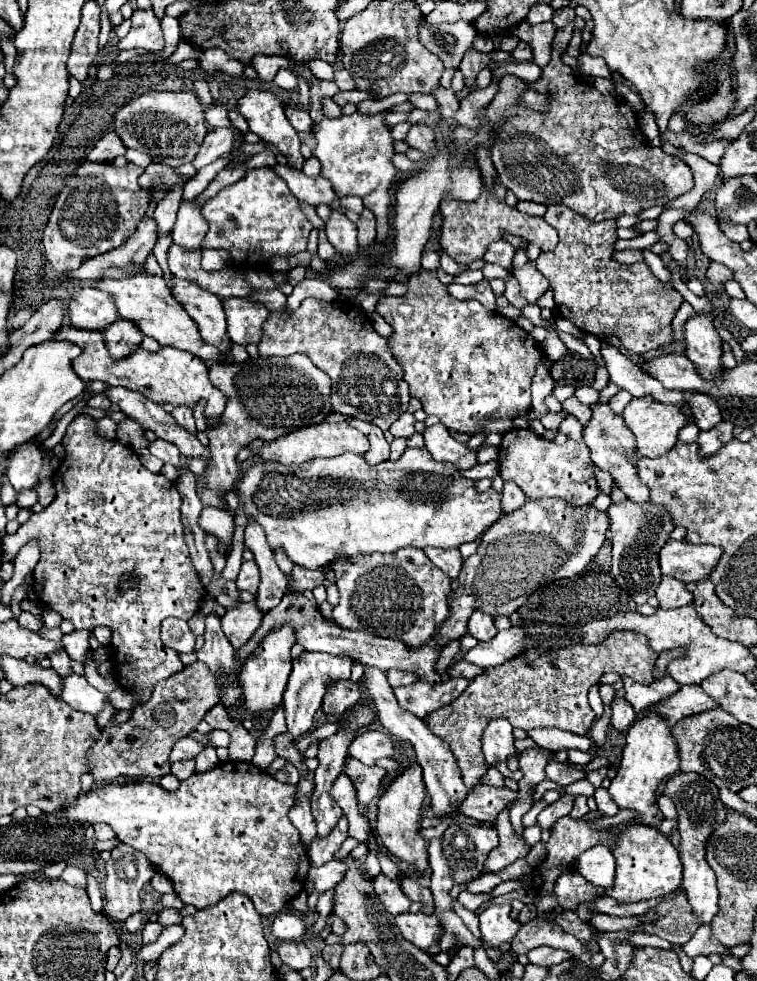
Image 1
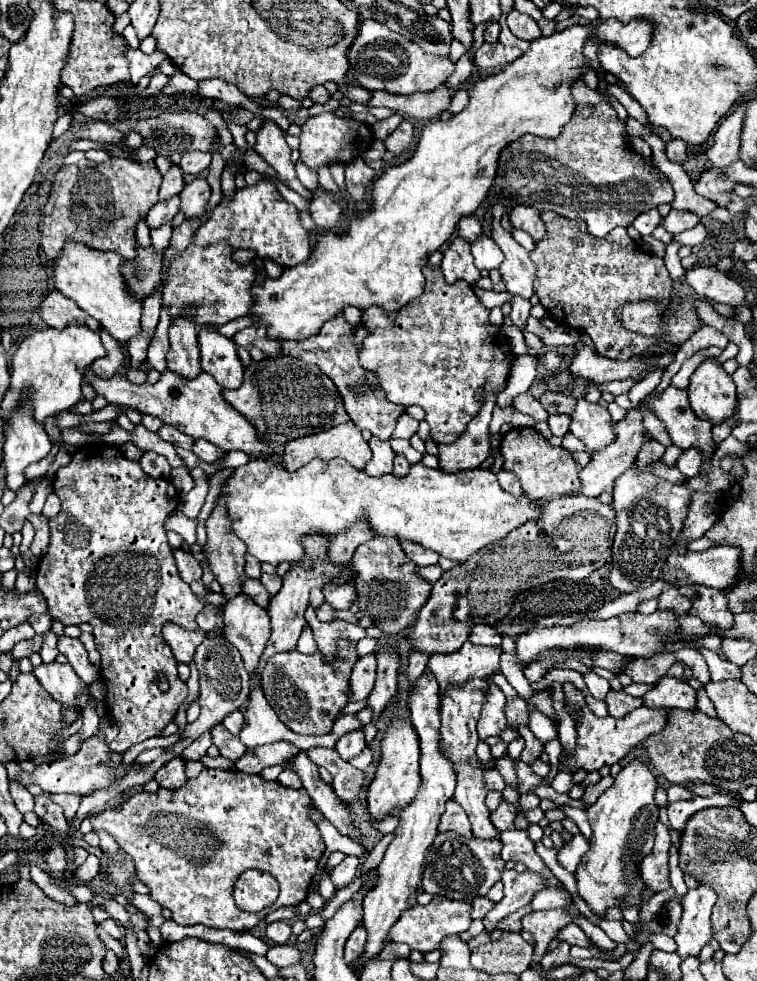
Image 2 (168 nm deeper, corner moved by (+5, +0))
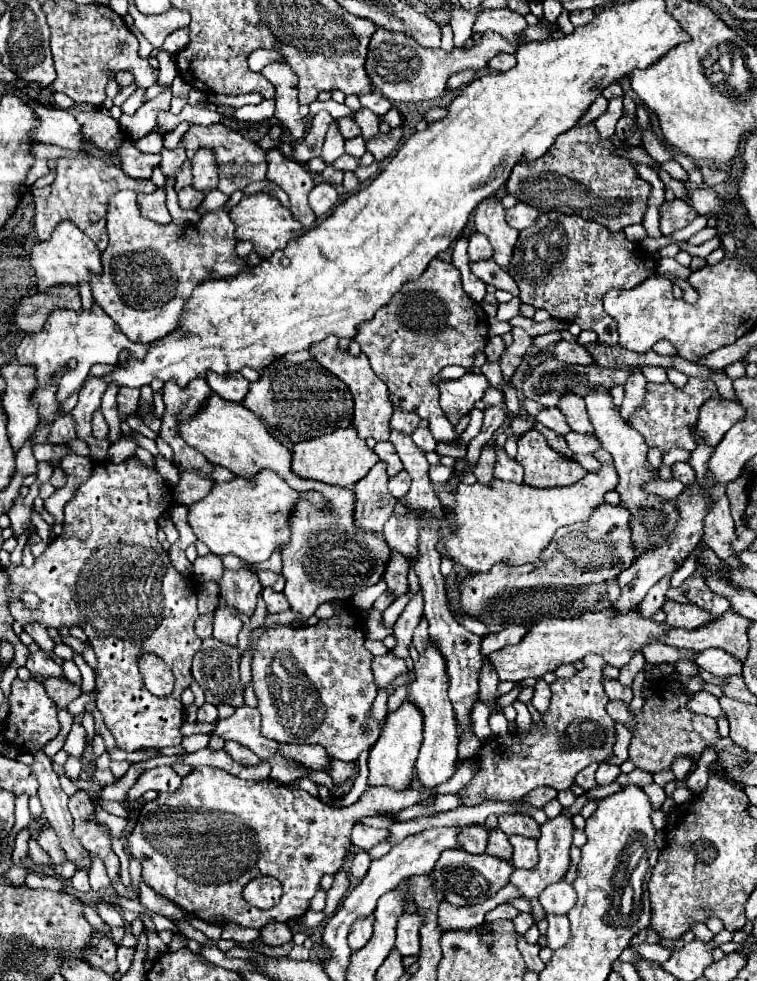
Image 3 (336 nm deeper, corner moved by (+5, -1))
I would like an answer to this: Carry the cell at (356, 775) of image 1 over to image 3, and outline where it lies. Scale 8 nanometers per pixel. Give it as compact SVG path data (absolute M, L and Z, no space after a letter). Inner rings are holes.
M278 744L278 750L282 752L282 756L292 758L308 768L314 770L324 770L328 766L328 756L326 750L320 746L300 746L300 744Z

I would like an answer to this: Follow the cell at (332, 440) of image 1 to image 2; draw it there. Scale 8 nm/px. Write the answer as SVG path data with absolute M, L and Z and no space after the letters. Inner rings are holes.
M348 421L348 423L338 425L338 427L326 429L326 431L322 431L322 433L304 435L304 437L298 437L298 439L292 439L290 443L286 443L286 445L284 445L284 451L282 451L282 465L284 465L284 469L288 469L288 471L296 471L296 469L300 469L302 465L306 465L308 461L316 459L316 457L326 459L326 461L328 461L328 459L334 459L334 457L342 457L342 459L346 459L350 465L362 469L364 463L370 461L372 453L370 453L368 443L366 443L366 441L362 439L362 435L360 435L360 429L358 429L352 421Z

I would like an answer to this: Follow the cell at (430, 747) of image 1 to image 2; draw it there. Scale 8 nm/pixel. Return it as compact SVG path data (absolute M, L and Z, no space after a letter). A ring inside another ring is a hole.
M448 799L446 811L442 813L440 823L438 823L438 831L456 831L456 833L460 833L464 837L472 837L468 815L454 799Z

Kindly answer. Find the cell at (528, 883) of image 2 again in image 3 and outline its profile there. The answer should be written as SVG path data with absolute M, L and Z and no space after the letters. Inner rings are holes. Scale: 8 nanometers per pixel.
M560 814L558 818L554 820L548 820L542 828L542 836L538 840L538 852L540 852L540 862L536 868L532 870L514 870L512 876L510 876L510 884L518 886L518 890L526 896L526 900L532 900L532 898L538 898L540 892L562 880L562 876L566 874L568 870L568 862L570 862L570 846L572 846L572 832L574 832L574 824L572 824L572 814Z

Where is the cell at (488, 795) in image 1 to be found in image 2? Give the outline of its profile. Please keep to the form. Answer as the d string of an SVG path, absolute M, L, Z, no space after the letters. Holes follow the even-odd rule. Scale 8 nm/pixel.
M502 799L500 805L494 811L490 811L490 821L498 831L514 829L514 817L516 817L516 807L506 799Z

